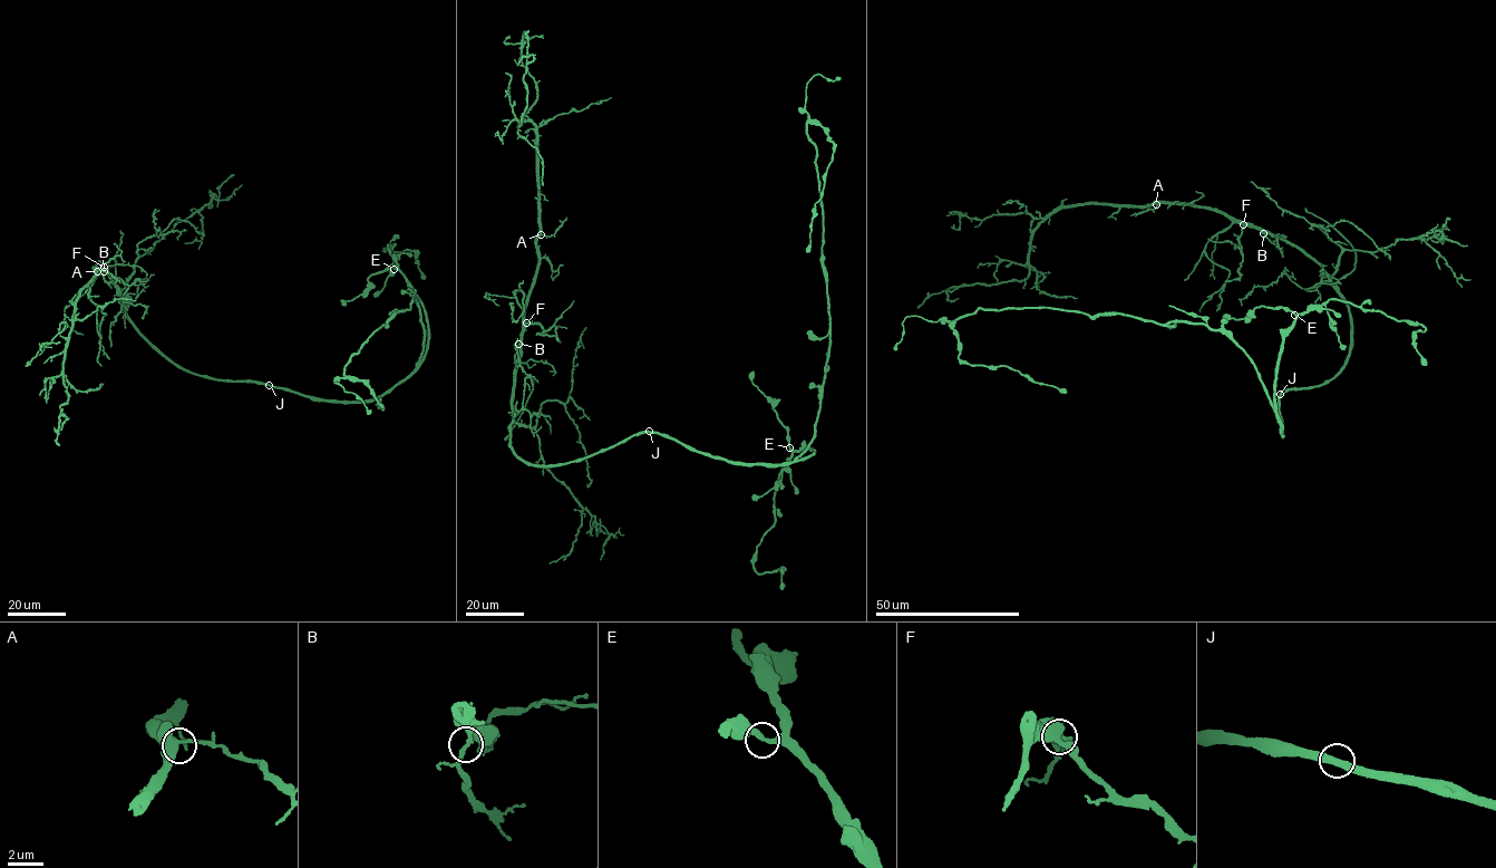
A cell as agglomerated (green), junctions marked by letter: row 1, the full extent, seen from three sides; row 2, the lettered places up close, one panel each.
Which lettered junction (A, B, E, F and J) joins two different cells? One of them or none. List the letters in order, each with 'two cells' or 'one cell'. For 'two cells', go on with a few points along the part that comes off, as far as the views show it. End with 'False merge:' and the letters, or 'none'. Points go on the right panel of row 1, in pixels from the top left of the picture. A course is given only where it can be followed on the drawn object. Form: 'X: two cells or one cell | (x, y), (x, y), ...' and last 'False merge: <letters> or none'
A: one cell
B: one cell
E: one cell
F: one cell
J: one cell
False merge: none

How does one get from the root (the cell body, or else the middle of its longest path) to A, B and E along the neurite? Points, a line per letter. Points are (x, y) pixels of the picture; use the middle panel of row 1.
A: (649, 433), (564, 463), (535, 465), (515, 454), (511, 426), (523, 310), (535, 279), (541, 234)
B: (649, 433), (634, 434), (564, 463), (542, 466), (518, 459), (511, 443), (518, 344)
E: (649, 433), (672, 437), (712, 455), (749, 464), (795, 461), (815, 450), (805, 445), (796, 452), (789, 447)

